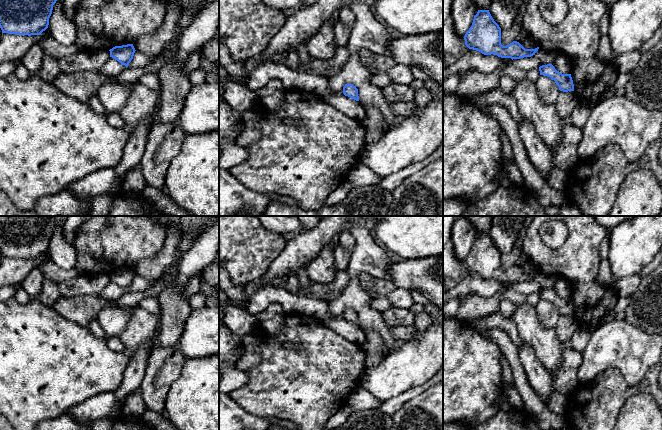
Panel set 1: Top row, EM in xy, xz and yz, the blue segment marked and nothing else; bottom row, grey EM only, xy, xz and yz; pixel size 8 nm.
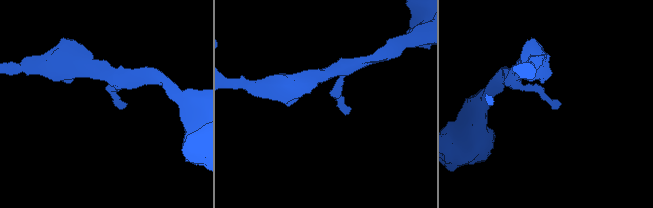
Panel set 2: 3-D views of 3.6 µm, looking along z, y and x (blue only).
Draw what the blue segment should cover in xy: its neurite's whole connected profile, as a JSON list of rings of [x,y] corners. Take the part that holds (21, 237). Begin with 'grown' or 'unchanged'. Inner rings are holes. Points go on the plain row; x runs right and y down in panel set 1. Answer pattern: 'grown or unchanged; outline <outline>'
unchanged; outline [[[0,216],[2,257],[40,259],[48,252],[53,229],[68,216]]]

